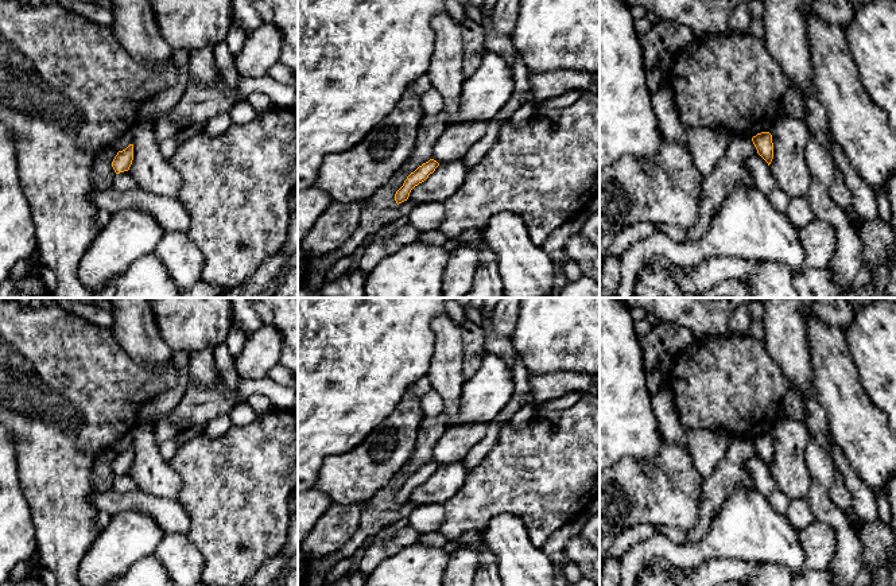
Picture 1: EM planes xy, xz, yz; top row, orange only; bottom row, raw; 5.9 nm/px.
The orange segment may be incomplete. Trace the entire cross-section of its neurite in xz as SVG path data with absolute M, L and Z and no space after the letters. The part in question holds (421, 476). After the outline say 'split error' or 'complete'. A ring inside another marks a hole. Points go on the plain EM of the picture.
M434 461L419 467L414 474L411 474L404 482L403 488L396 493L395 502L402 505L408 501L411 492L419 485L424 484L430 476L435 473L439 465Z | complete

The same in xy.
M129 446L125 451L119 453L112 463L112 469L116 476L128 473L133 462L133 446Z | complete

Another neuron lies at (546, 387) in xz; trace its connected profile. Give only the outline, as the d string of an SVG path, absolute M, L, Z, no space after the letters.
M554 372L530 375L531 404L536 408L542 404L570 392L582 396L600 396L600 376L577 372Z

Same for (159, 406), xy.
M185 352L172 353L171 358L172 364L178 370L178 381L177 384L154 397L150 397L139 410L139 419L150 420L152 418L163 419L178 405L182 400L185 392L187 391L187 385L190 383L189 377L189 354Z

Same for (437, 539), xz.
M438 531L438 532L419 535L419 542L426 546L445 547L447 539Z

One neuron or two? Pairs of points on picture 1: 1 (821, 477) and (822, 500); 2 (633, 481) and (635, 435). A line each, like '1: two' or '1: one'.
1: one
2: two

